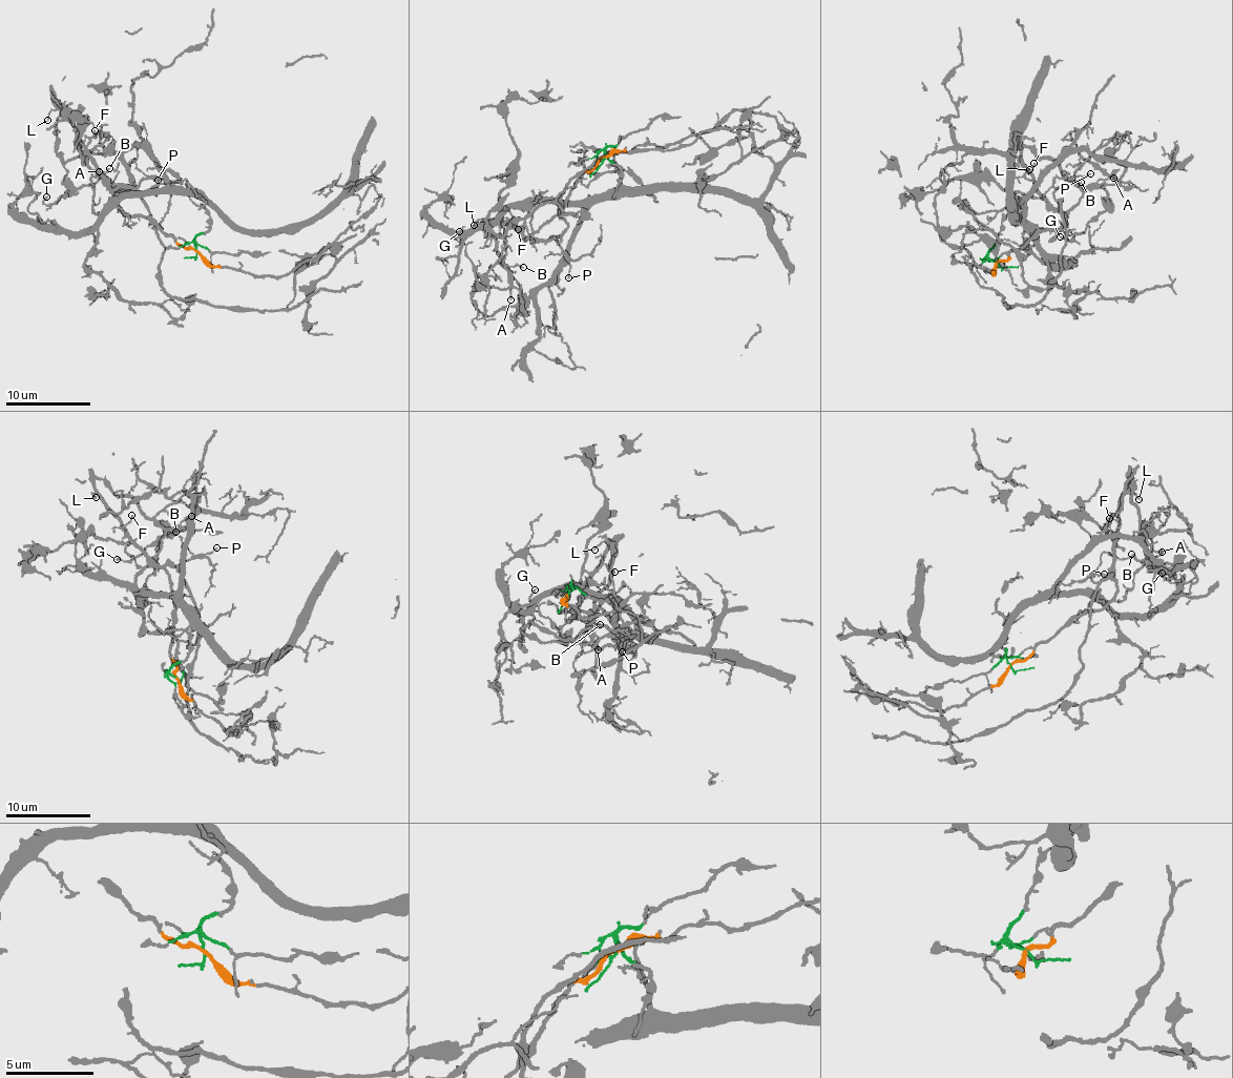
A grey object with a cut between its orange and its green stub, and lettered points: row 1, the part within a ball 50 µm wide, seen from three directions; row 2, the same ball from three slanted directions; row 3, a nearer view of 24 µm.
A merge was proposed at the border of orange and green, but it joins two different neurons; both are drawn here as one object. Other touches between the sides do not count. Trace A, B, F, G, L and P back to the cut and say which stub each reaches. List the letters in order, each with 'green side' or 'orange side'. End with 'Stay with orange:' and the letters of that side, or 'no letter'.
A: orange side
B: orange side
F: orange side
G: orange side
L: orange side
P: orange side
Stay with orange: A, B, F, G, L, P

